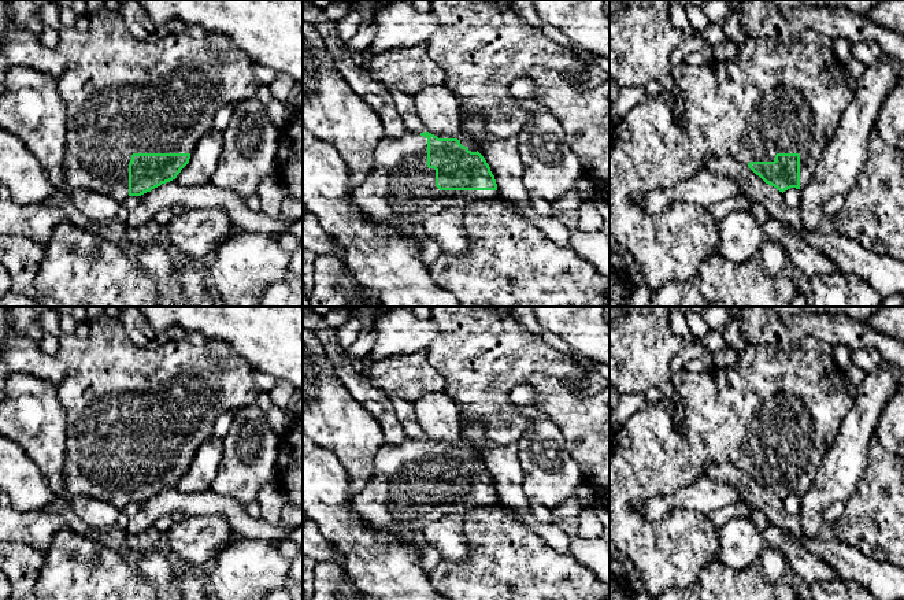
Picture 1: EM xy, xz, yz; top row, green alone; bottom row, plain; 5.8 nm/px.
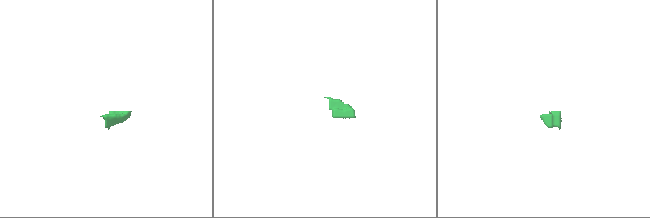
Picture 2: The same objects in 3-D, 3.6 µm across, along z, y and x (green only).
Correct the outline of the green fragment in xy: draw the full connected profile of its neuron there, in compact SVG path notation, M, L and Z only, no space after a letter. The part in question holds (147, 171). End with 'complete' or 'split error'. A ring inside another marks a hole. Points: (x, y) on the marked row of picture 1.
M101 7L89 16L86 30L62 26L56 47L56 52L68 62L67 70L58 78L59 95L67 108L64 178L73 189L107 195L123 204L130 196L141 196L175 179L189 163L199 140L214 129L215 112L227 103L253 96L260 81L245 51L238 47L227 53L215 49L200 25L186 25L181 33L142 41L129 30L119 10Z | split error

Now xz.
M405 130L394 138L384 137L375 148L374 167L363 184L353 189L353 204L371 221L390 225L396 232L422 225L431 214L447 207L464 208L467 204L496 197L497 184L485 158L464 132L460 138L438 138Z | split error

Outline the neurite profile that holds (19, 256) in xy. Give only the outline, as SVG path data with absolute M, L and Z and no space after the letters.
M0 236L0 264L8 271L10 292L34 297L34 277L45 245L19 236Z

